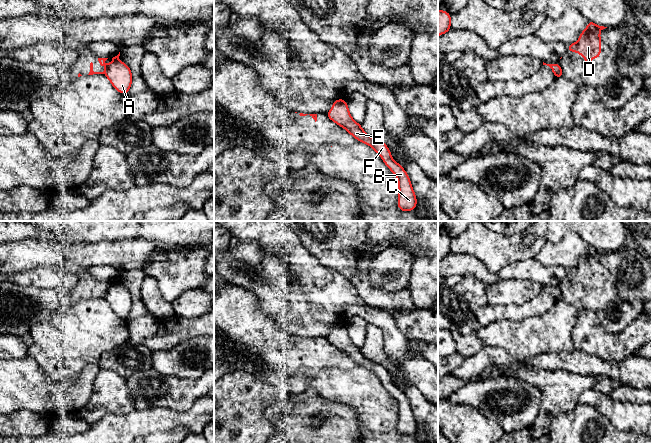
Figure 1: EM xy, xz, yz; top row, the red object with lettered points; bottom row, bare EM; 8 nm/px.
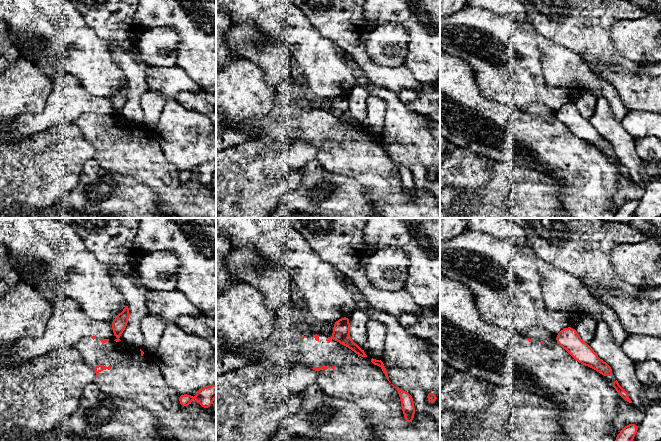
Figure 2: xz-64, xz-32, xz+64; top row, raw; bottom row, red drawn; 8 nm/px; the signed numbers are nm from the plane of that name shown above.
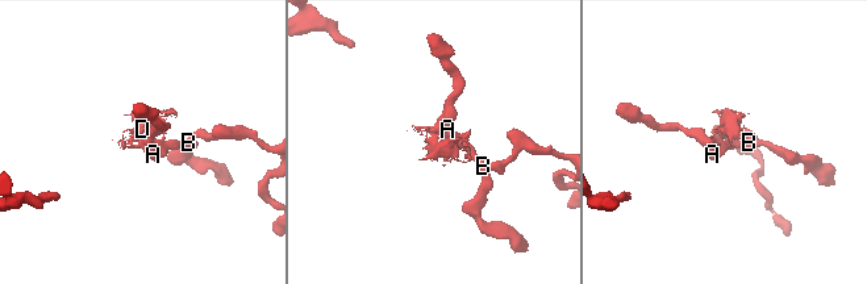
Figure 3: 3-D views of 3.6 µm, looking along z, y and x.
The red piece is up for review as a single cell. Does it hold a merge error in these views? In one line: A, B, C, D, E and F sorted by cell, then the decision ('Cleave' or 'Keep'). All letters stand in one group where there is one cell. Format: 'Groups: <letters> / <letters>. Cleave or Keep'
Groups: A B C E F / D. Cleave

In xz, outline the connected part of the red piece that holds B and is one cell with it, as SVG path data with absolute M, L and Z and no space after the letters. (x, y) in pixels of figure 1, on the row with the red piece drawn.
M346 99L335 100L327 116L346 129L355 139L371 146L381 156L386 166L394 173L399 184L398 209L400 211L413 211L416 209L416 195L412 189L408 174L400 164L392 159L391 152L385 143L367 135L361 124L352 119L348 111Z

